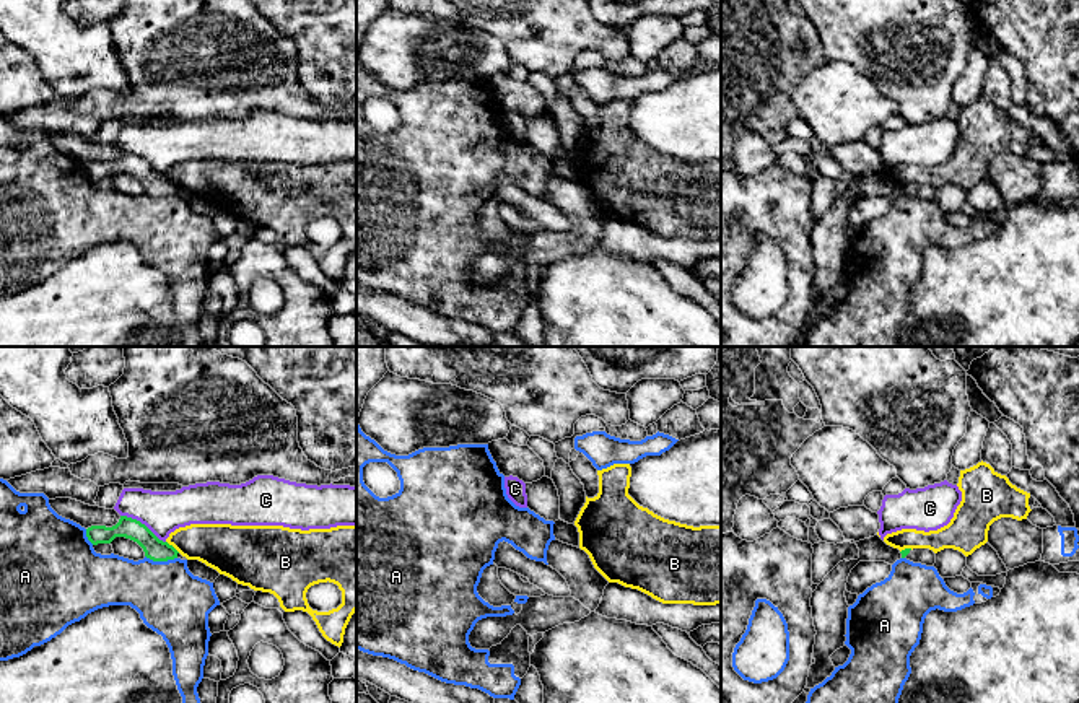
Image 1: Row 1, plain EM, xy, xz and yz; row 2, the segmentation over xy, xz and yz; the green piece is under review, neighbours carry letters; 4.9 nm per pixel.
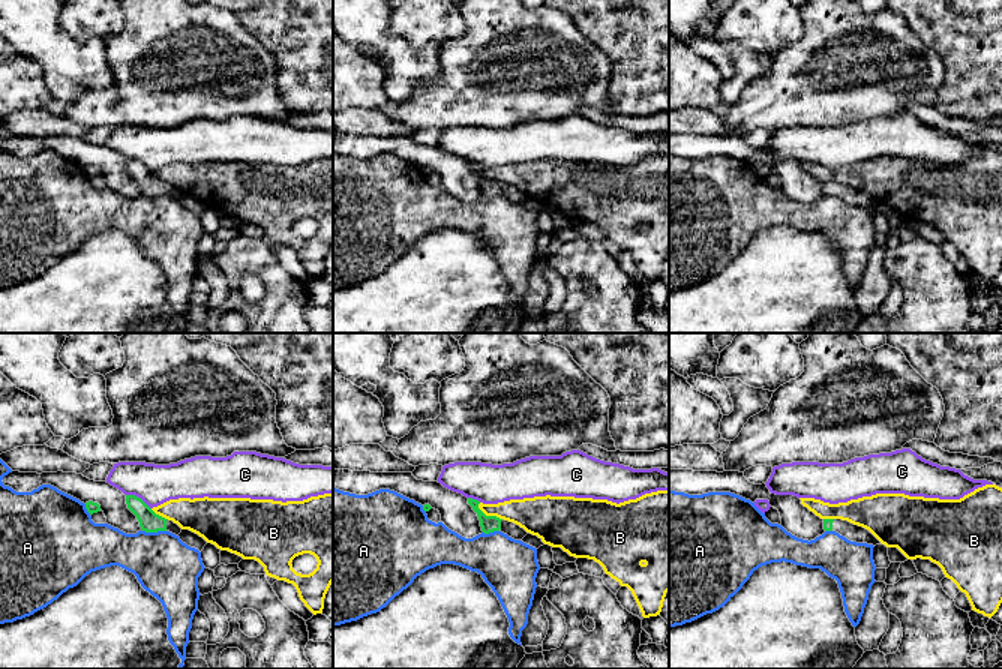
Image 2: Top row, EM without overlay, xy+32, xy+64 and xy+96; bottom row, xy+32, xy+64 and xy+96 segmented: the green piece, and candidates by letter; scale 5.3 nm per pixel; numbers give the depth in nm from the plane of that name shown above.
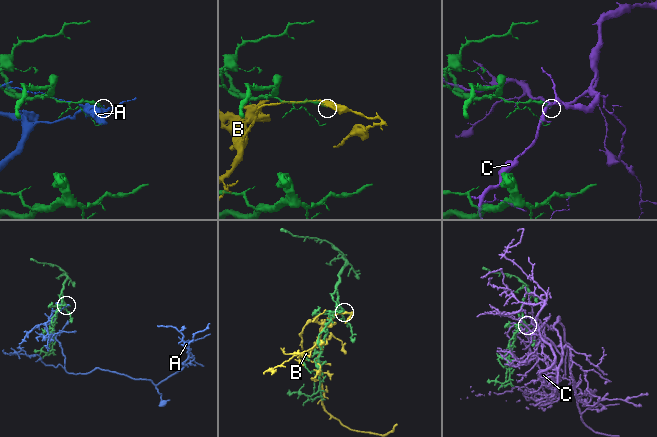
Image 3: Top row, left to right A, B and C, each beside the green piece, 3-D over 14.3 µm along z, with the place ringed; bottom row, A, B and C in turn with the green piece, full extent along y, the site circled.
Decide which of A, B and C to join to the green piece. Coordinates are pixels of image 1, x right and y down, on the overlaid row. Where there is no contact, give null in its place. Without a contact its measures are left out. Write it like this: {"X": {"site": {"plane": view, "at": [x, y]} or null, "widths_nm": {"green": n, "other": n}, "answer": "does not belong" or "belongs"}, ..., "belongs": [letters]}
{"A": {"site": {"plane": "xy", "at": [161, 560]}, "widths_nm": {"green": 110, "other": 340}, "answer": "does not belong"}, "B": {"site": {"plane": "xy", "at": [171, 545]}, "widths_nm": {"green": 110, "other": 220}, "answer": "does not belong"}, "C": {"site": {"plane": "xy", "at": [144, 524]}, "widths_nm": {"green": 110, "other": 200}, "answer": "does not belong"}, "belongs": []}

